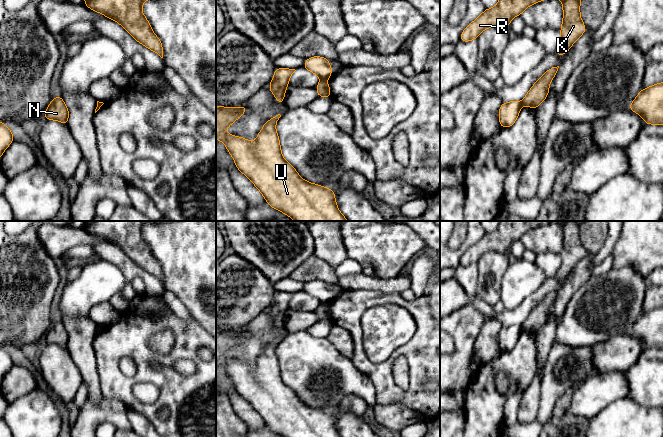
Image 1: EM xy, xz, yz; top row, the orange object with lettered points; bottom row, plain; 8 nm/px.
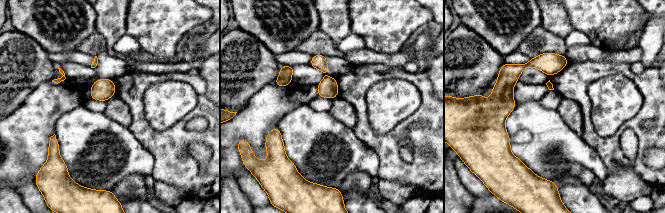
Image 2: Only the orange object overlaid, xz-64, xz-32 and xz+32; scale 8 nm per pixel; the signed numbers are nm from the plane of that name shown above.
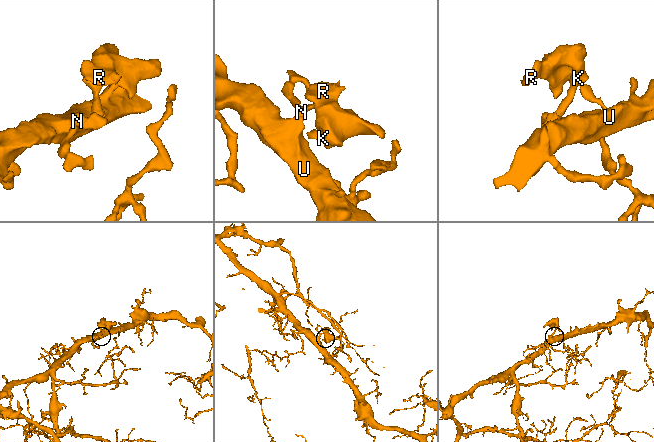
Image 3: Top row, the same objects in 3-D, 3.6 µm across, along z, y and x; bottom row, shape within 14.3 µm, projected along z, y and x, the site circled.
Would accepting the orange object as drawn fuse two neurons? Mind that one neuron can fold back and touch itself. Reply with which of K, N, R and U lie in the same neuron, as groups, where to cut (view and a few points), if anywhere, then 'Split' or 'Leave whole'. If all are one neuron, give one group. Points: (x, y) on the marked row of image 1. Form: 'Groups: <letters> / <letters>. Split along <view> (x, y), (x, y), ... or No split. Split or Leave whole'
Groups: K R / N U. Split along xz (322, 78), (325, 79). Split

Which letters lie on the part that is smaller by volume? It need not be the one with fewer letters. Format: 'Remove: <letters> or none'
Remove: K, R

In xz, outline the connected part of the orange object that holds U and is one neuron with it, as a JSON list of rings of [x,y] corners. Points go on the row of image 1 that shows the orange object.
[[[245,104],[238,108],[216,106],[216,139],[225,143],[238,170],[253,182],[268,204],[294,221],[348,221],[336,205],[333,190],[305,181],[283,158],[278,133],[275,129],[276,122],[281,117],[280,114],[264,124],[254,143],[225,132],[225,129],[246,111]]]

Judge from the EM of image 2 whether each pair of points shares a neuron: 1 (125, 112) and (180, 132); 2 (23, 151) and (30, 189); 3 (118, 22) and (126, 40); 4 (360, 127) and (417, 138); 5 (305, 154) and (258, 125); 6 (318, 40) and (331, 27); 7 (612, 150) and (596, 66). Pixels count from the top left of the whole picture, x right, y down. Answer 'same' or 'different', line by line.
1: different
2: different
3: different
4: same
5: different
6: different
7: same

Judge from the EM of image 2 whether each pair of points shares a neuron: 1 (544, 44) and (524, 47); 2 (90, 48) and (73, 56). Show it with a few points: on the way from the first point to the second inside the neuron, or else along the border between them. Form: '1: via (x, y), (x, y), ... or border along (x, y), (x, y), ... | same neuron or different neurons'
1: via (539, 44), (529, 46) | same neuron
2: border along (77, 49), (94, 56) | different neurons

